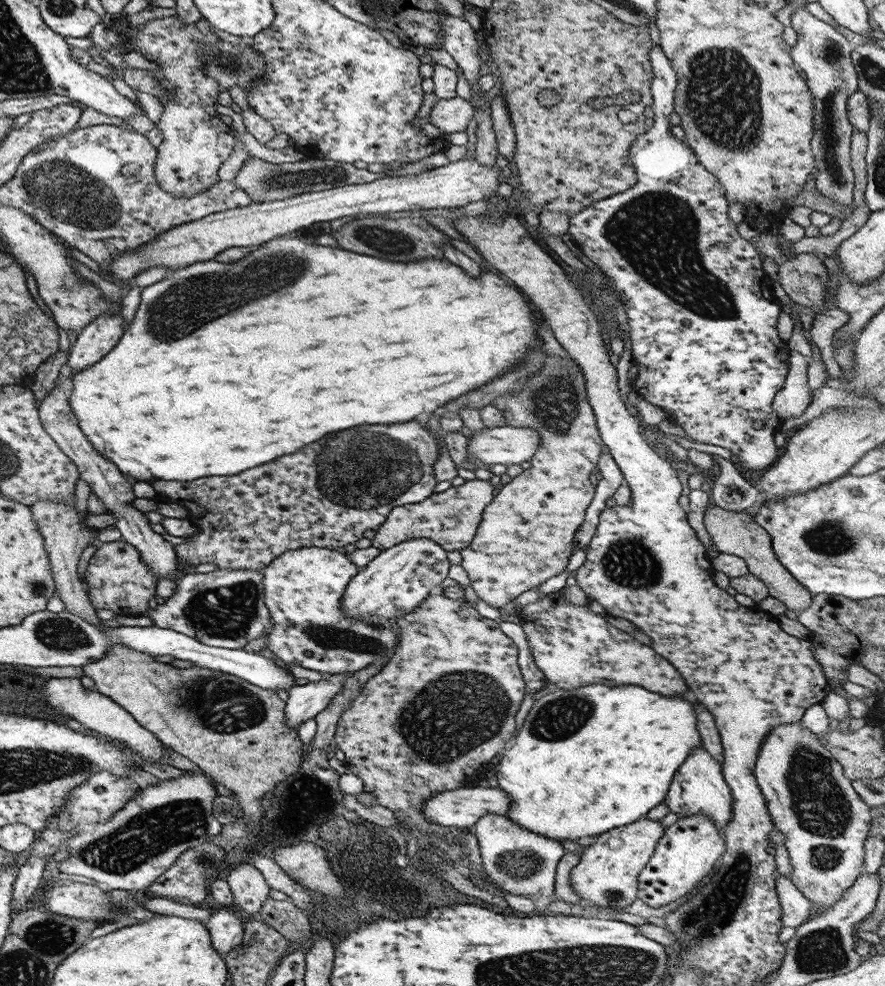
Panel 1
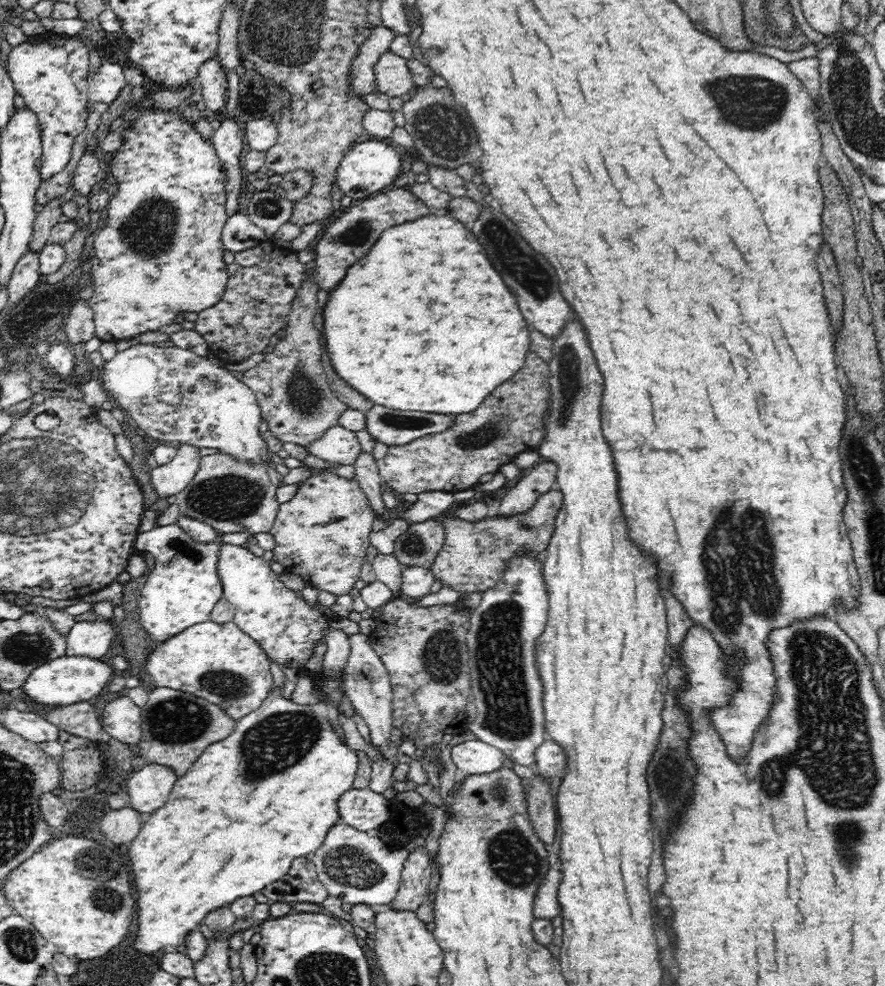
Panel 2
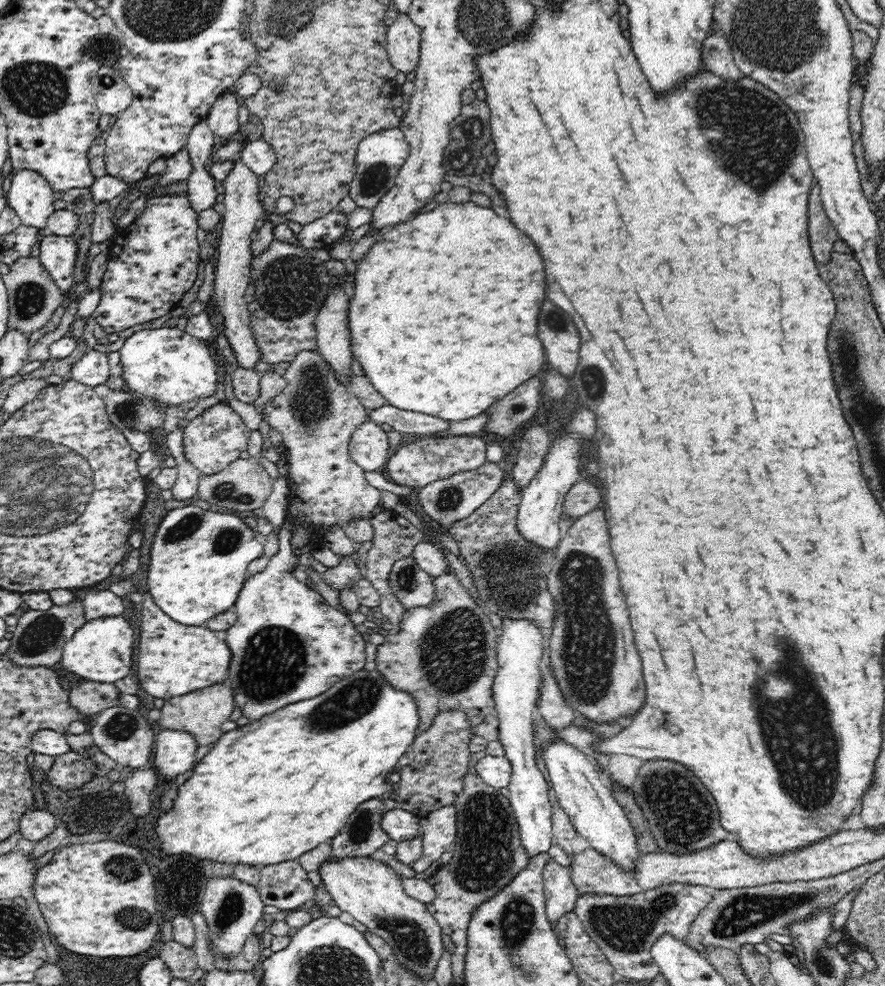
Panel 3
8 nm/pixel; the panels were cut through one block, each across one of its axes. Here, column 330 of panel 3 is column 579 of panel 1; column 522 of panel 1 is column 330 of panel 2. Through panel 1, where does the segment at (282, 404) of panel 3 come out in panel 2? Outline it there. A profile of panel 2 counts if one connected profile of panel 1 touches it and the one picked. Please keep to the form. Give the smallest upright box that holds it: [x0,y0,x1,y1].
[240,264,378,597]

